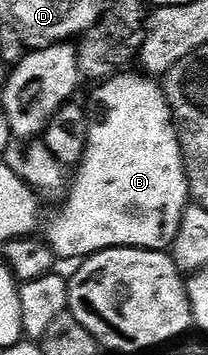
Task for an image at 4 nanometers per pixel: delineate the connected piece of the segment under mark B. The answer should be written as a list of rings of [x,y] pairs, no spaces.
[[[123,71],[115,75],[115,77],[110,77],[107,81],[95,84],[93,86],[94,94],[90,97],[90,105],[88,104],[88,116],[90,118],[90,126],[88,127],[88,139],[86,140],[86,150],[82,156],[82,160],[78,162],[76,168],[72,173],[72,180],[68,185],[68,192],[65,194],[64,202],[66,201],[66,206],[63,207],[62,213],[58,213],[50,221],[50,226],[47,227],[46,233],[44,232],[44,240],[50,244],[50,249],[54,252],[55,258],[62,259],[62,257],[78,257],[77,259],[85,259],[91,257],[93,253],[99,253],[101,249],[157,249],[159,251],[166,251],[173,246],[176,235],[180,231],[180,219],[184,215],[188,202],[191,200],[190,195],[190,184],[186,182],[186,168],[182,162],[182,148],[178,142],[178,131],[174,127],[174,114],[170,112],[170,104],[166,102],[166,91],[161,84],[158,85],[153,76],[147,75],[145,72],[137,71],[138,73],[130,73],[131,71]]]

